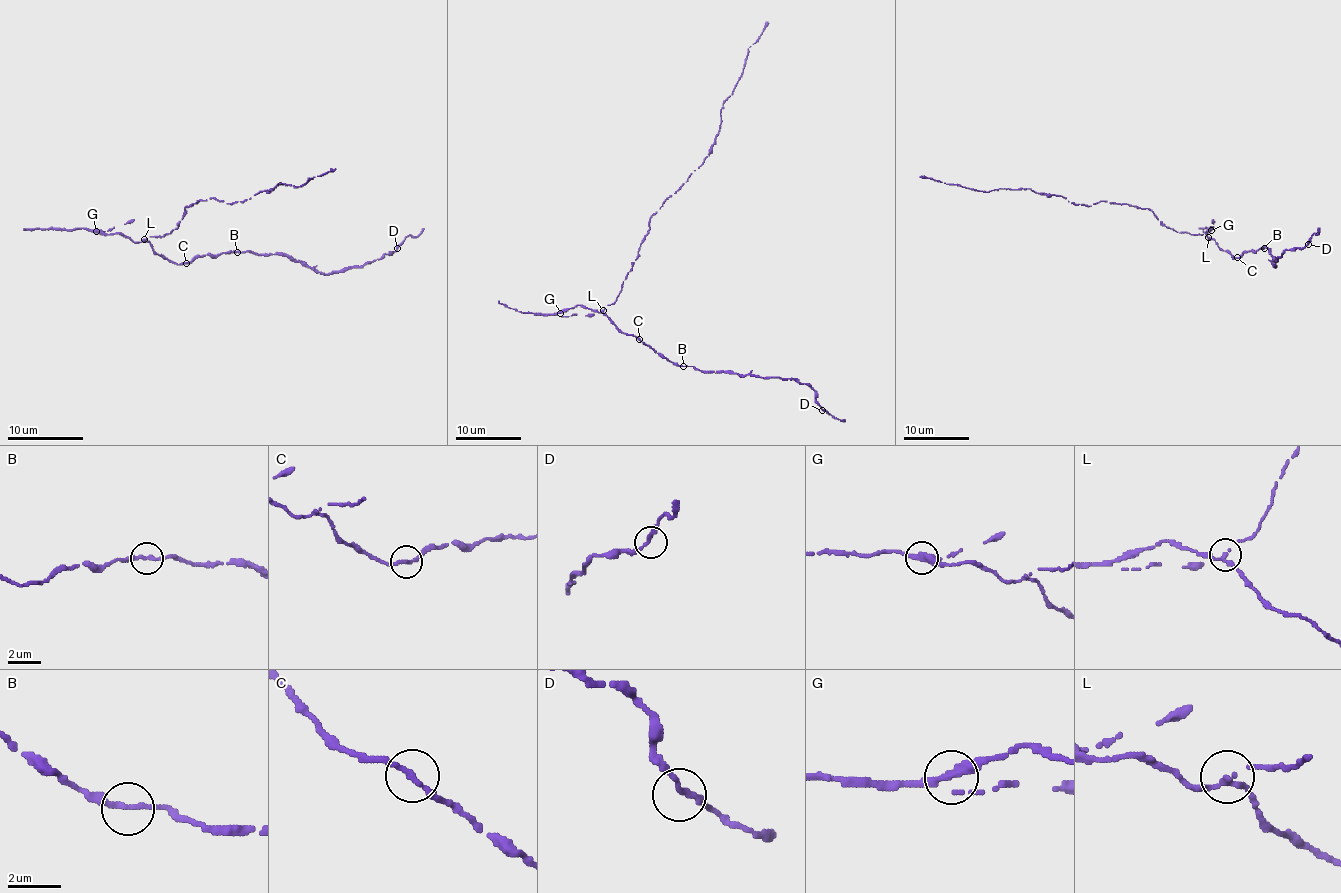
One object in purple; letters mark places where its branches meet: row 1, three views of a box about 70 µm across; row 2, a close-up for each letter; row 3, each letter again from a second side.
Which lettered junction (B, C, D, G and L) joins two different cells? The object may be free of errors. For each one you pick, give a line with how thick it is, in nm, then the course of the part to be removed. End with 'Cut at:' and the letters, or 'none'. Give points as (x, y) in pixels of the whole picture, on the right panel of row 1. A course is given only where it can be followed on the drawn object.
L: Thickness 170 nm. Course of the part to remove: (1209, 236), (1176, 231), (1147, 208), (1100, 200), (1083, 205), (1029, 189), (974, 190), (920, 176)
Cut at: L

